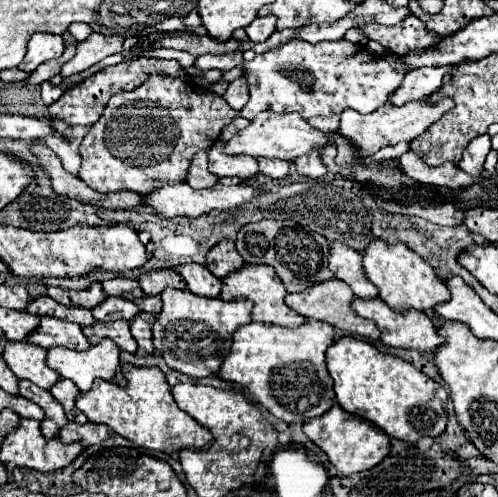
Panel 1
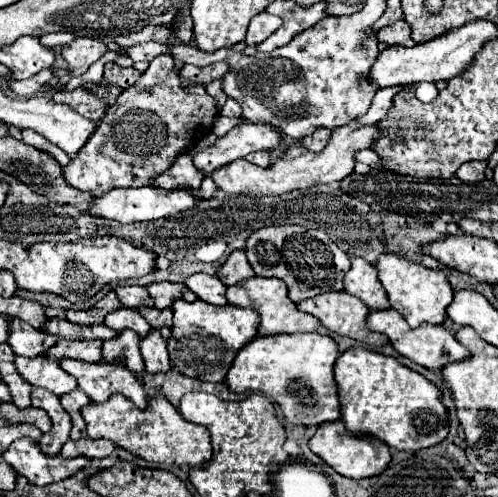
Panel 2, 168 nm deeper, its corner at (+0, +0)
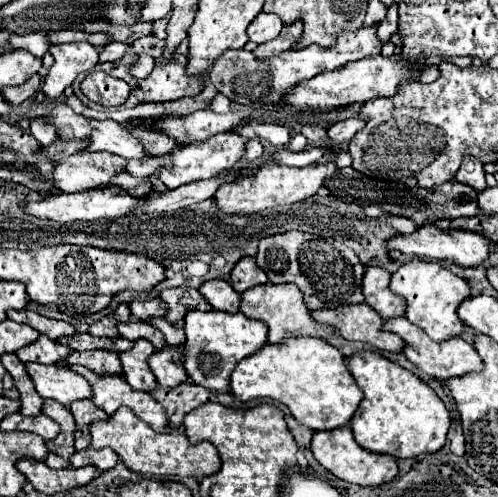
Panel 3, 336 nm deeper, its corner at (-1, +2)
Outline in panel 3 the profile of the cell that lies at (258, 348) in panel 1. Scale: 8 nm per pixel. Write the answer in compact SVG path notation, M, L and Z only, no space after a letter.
M310 336L286 338L282 344L264 344L258 352L240 360L230 378L230 392L242 402L248 402L254 398L272 398L276 402L282 402L290 408L292 416L300 424L312 430L332 430L332 428L346 426L352 414L356 412L356 406L362 400L362 390L358 388L356 380L348 372L342 352L332 344L328 344L324 338L310 338Z

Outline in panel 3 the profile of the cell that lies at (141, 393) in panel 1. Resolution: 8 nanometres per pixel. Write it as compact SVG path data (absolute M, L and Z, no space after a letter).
M128 408L116 410L106 420L92 422L90 434L94 448L112 448L130 470L140 474L176 474L202 478L206 474L214 474L220 468L220 456L212 442L204 440L190 444L186 432L174 426L170 426L166 432L156 432L146 422L136 418L136 414L132 414Z

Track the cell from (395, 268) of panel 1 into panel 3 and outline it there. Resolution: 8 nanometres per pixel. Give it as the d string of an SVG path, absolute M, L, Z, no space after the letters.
M410 260L392 274L390 290L406 300L406 318L414 322L418 328L422 328L434 342L460 336L464 324L458 318L456 308L464 298L470 296L470 286L466 280L454 276L448 268L436 262Z

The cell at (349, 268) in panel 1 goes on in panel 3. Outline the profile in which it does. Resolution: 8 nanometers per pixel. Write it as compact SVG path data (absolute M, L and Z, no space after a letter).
M368 266L362 278L364 302L370 304L384 320L404 316L404 300L390 292L390 272L378 266Z

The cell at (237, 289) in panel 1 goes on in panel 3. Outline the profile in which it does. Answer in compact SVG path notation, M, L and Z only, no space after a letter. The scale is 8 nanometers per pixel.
M258 284L252 286L250 290L244 290L240 294L240 312L248 318L262 320L268 326L268 342L270 344L280 344L288 336L318 336L318 338L328 338L334 328L330 324L320 324L312 320L310 310L302 302L302 294L296 286L292 284Z

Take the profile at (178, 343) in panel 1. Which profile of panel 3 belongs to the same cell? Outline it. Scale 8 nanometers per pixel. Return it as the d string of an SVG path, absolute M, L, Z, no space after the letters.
M188 310L184 316L184 322L186 322L184 326L186 342L184 342L184 352L180 356L184 362L184 368L194 384L200 384L216 392L228 392L230 374L234 366L242 358L256 352L258 346L266 344L266 336L268 336L268 326L264 326L264 322L246 318L240 312L230 314L230 312L218 312L218 310L208 310L208 312Z

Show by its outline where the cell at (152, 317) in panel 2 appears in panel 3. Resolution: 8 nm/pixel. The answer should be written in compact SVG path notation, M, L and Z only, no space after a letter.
M150 318L150 324L156 326L166 336L168 346L176 346L184 342L184 322L182 320L176 324L170 324L164 318Z

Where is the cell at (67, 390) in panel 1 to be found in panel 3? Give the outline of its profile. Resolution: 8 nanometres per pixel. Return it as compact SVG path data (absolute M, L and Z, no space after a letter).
M76 400L76 402L70 404L70 410L72 410L74 418L76 418L76 428L80 432L84 432L90 422L94 422L94 420L106 420L106 416L108 416L104 410L100 410L98 406L94 406L92 400Z

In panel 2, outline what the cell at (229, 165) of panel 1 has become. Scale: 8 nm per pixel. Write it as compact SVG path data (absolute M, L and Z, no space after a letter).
M351 120L345 126L333 130L331 142L321 152L309 152L301 142L295 142L269 168L259 168L247 160L235 160L233 164L227 164L219 168L217 172L213 172L211 178L219 190L227 194L243 194L243 196L251 196L251 194L253 196L283 196L293 190L311 188L315 184L331 184L331 182L347 178L353 172L353 166L355 166L353 154L359 148L369 148L371 142L377 138L377 134L379 134L377 124L361 126L355 120Z

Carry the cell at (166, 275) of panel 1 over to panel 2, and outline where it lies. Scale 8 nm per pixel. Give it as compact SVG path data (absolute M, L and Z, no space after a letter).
M155 282L149 284L147 290L155 300L155 308L171 308L175 300L193 302L197 298L185 284L173 284L173 282Z

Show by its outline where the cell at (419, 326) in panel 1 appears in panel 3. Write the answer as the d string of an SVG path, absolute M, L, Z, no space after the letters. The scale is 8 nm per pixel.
M404 316L384 320L382 330L388 330L388 332L398 334L398 336L406 342L406 346L404 346L404 350L402 350L404 356L406 356L416 368L420 368L422 372L426 372L426 374L430 374L430 376L434 376L434 378L438 378L438 380L448 380L448 378L452 378L452 376L464 376L464 374L468 374L468 372L480 372L480 370L482 370L482 358L478 356L476 348L474 348L472 344L464 342L462 338L448 338L448 340L444 340L444 342L434 342L434 340L428 338L428 334L426 334L422 328L414 326L414 324L412 324L408 318L404 318Z

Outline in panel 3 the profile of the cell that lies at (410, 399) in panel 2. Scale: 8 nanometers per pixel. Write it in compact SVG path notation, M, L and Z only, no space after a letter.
M356 350L346 362L348 362L348 370L352 372L360 390L364 392L364 398L362 398L358 410L354 412L354 416L350 420L354 440L362 448L366 448L370 452L380 452L380 454L392 454L394 458L416 458L418 454L436 452L446 444L446 434L450 430L450 414L448 414L444 402L426 382L422 382L410 370L398 366L396 362L384 358L378 352L372 352L372 350Z

